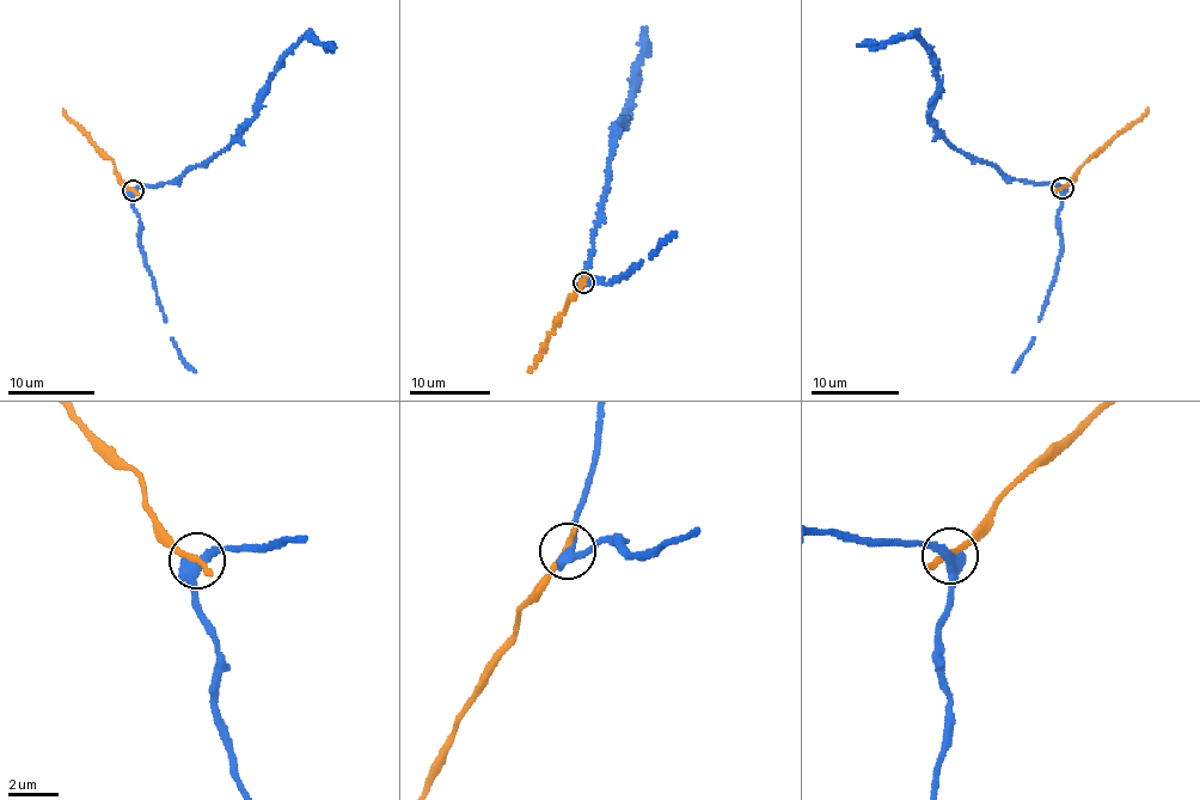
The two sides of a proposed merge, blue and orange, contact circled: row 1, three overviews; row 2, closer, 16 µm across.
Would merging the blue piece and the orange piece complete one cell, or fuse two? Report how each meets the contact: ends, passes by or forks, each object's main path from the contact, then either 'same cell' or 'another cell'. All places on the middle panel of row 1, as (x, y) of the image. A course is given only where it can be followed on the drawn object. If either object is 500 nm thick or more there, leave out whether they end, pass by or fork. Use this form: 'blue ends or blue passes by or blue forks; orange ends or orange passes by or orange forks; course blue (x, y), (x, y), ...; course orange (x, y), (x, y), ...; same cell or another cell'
blue passes by; orange passes by; course blue (583, 282), (595, 225), (605, 200), (608, 158), (617, 123), (623, 123), (635, 89), (646, 29); course orange (583, 282), (569, 299), (537, 362), (527, 372); another cell

